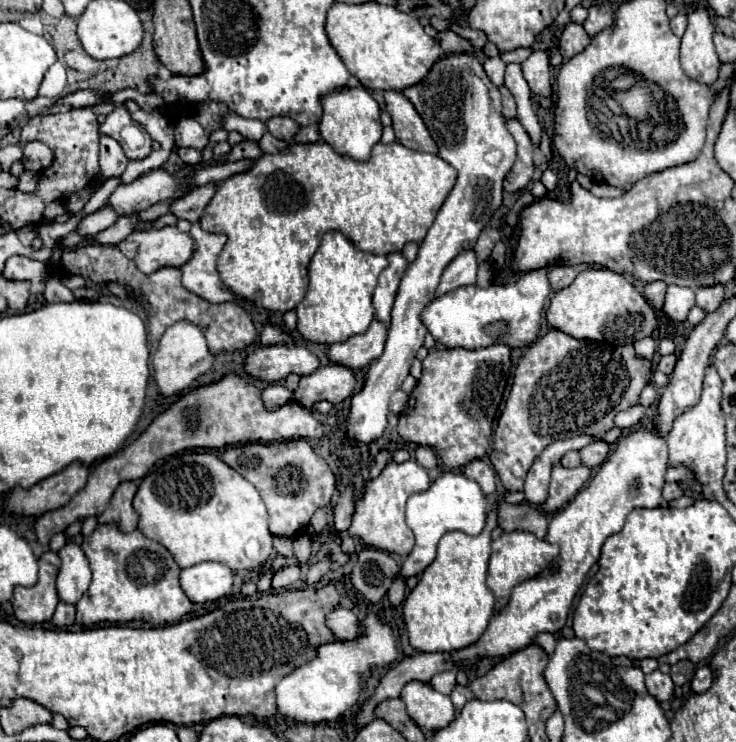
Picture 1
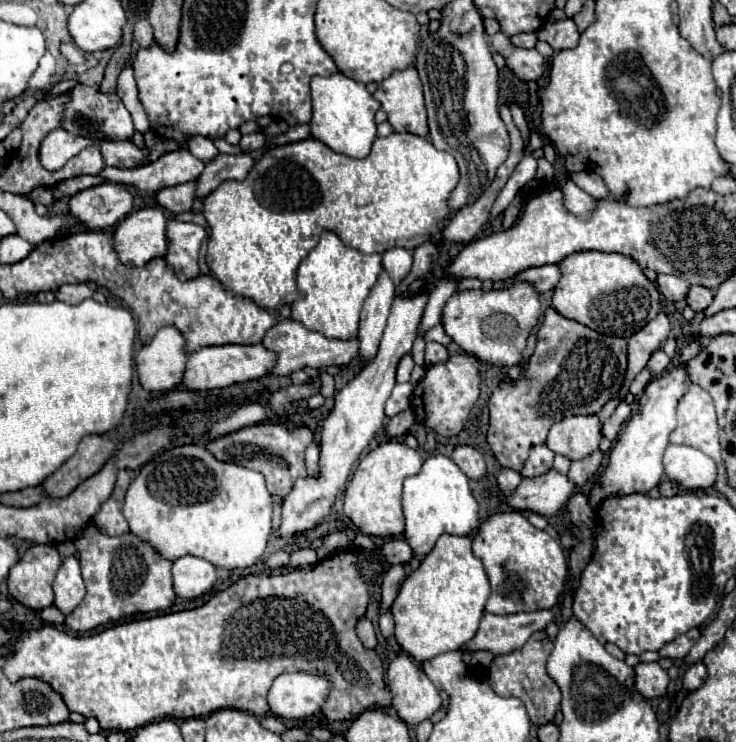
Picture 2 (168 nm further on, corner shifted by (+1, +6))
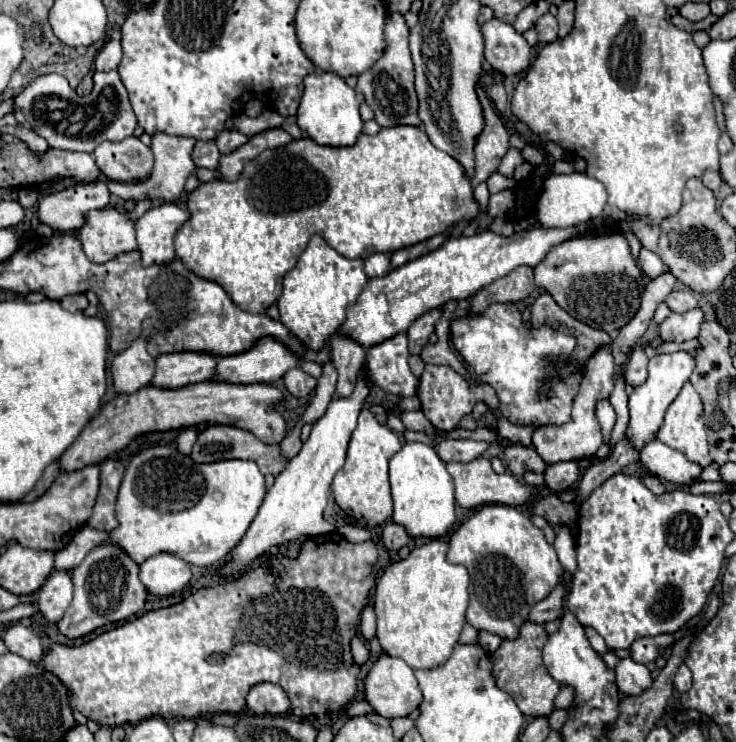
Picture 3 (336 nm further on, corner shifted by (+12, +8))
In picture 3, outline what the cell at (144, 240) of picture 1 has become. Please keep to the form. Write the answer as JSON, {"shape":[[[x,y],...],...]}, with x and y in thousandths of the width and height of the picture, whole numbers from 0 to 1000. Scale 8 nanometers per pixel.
{"shape":[[[155,280],[120,286],[106,323],[111,326],[120,350],[130,356],[141,356],[160,342],[188,337],[185,299]]]}

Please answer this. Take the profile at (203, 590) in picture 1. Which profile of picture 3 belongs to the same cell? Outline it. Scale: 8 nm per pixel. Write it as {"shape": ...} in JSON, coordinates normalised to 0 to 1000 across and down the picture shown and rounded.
{"shape":[[[212,747],[190,760],[190,782],[201,798],[212,803],[245,798],[258,779],[258,763],[236,747]]]}

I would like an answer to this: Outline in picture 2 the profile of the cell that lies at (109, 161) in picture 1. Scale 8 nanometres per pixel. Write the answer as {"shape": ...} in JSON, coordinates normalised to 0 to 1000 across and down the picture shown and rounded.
{"shape":[[[143,189],[137,191],[137,208],[143,216],[143,224],[156,226],[183,226],[200,218],[202,199],[189,199],[181,191],[154,191]]]}

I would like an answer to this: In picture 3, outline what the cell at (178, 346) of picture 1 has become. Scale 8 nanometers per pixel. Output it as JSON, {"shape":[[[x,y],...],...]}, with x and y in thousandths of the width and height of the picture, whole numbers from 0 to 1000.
{"shape":[[[196,456],[182,458],[152,488],[152,512],[158,528],[185,528],[207,515],[212,501],[212,482],[201,477],[201,461]]]}

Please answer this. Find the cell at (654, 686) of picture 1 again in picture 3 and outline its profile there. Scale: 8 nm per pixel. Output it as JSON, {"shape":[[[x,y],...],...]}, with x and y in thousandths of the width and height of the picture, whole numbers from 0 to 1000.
{"shape":[[[848,887],[837,898],[837,922],[845,935],[864,938],[886,925],[886,911],[875,895],[861,892],[859,887]]]}

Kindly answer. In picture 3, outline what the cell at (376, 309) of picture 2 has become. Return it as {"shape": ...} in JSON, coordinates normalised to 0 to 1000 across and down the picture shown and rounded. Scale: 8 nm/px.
{"shape":[[[457,450],[451,456],[451,491],[459,499],[459,523],[457,523],[457,534],[476,534],[481,526],[481,515],[486,507],[486,499],[497,482],[497,469],[484,464],[484,458],[478,458],[470,450]]]}

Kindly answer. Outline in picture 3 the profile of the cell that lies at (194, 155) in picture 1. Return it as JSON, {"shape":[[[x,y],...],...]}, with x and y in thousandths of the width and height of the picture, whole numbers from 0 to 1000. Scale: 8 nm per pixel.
{"shape":[[[288,189],[266,191],[266,199],[261,202],[261,218],[266,224],[293,226],[296,216],[299,216],[299,205],[296,205],[296,199],[293,199],[293,194]]]}

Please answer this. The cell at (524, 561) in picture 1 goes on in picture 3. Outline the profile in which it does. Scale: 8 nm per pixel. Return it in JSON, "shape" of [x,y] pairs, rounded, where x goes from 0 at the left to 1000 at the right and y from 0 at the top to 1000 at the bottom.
{"shape":[[[682,679],[649,685],[611,722],[609,755],[633,763],[639,771],[636,841],[679,860],[701,860],[704,846],[717,836],[720,819],[739,809],[761,787],[766,774],[755,741],[742,730],[736,714],[704,685]]]}

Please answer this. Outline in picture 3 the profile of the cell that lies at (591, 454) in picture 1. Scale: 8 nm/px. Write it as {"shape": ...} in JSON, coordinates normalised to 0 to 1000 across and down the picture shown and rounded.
{"shape":[[[783,620],[745,625],[739,636],[739,650],[750,663],[766,663],[788,647],[788,628]]]}

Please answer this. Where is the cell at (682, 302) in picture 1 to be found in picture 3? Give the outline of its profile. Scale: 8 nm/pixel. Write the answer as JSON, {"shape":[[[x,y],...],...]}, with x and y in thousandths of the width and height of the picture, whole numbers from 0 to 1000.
{"shape":[[[870,337],[870,350],[867,350],[867,358],[870,358],[870,364],[880,372],[880,375],[891,375],[891,372],[899,372],[902,367],[905,367],[905,358],[899,356],[899,350],[897,350],[897,345],[894,342],[889,342],[889,340],[883,340],[883,337]]]}

